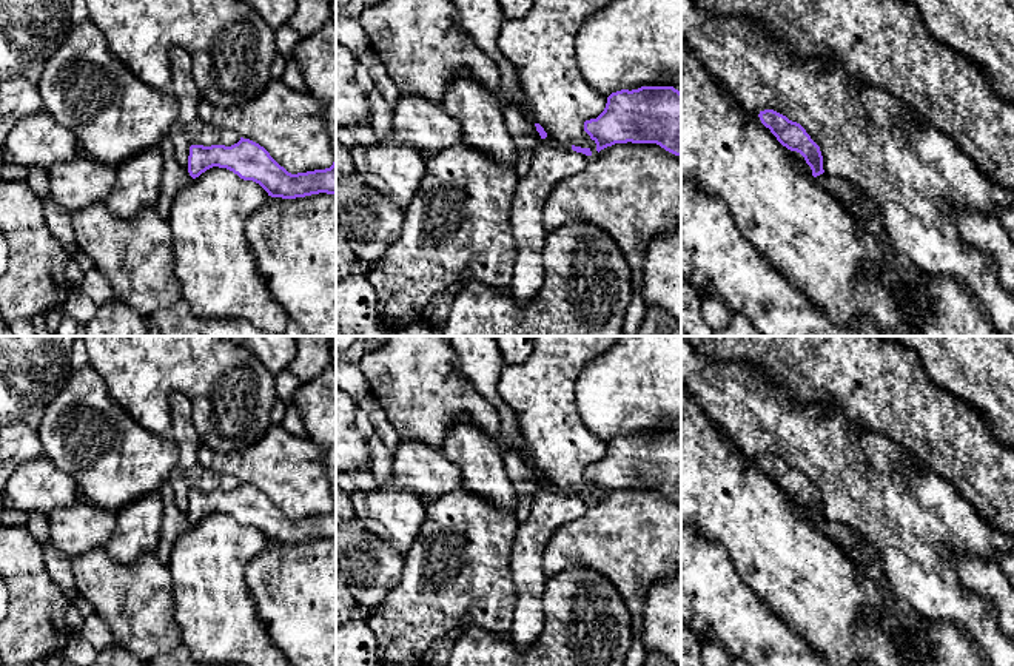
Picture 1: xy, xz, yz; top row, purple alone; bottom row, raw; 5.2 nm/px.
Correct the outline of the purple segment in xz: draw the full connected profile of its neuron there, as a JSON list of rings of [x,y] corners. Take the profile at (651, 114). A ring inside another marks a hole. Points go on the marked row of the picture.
[[[673,86],[621,89],[607,97],[604,111],[584,122],[596,151],[615,143],[656,143],[681,156],[681,92]]]

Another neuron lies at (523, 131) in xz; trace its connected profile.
[[[505,102],[502,111],[509,133],[516,145],[515,170],[518,177],[524,177],[530,170],[533,151],[541,136],[535,122],[529,120],[515,103]]]

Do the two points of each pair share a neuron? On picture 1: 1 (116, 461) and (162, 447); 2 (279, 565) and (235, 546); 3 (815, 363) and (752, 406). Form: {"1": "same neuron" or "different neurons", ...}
{"1": "same neuron", "2": "different neurons", "3": "different neurons"}

